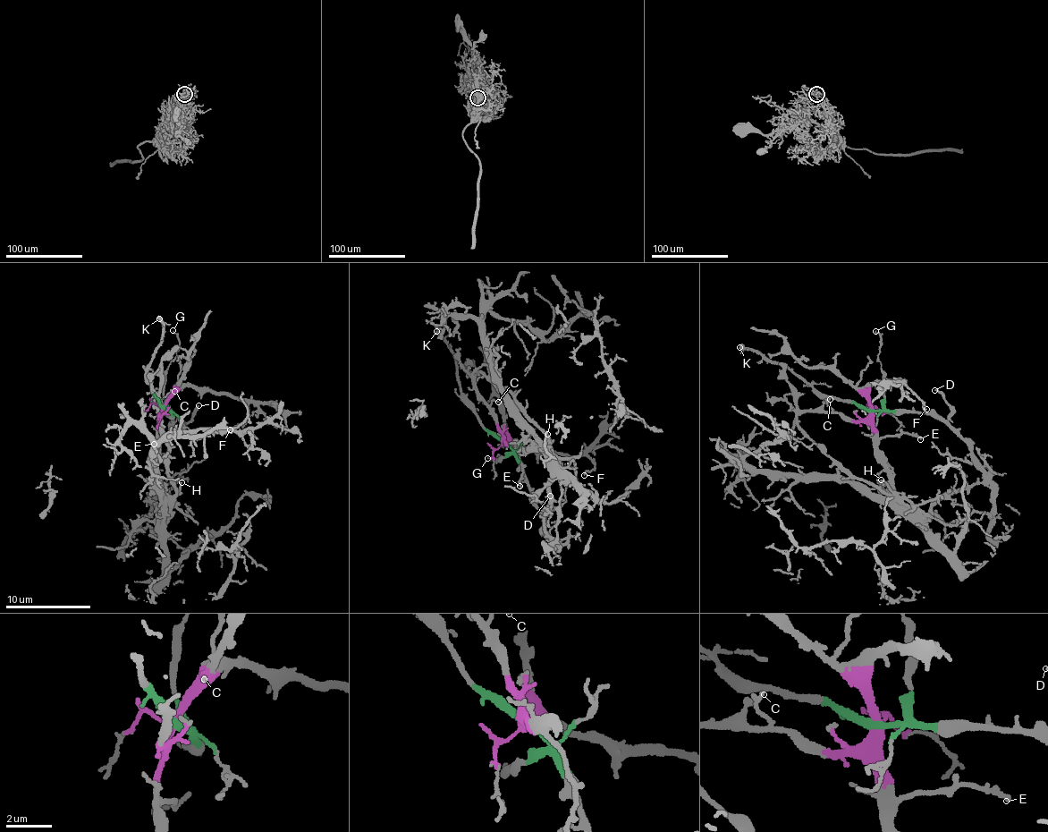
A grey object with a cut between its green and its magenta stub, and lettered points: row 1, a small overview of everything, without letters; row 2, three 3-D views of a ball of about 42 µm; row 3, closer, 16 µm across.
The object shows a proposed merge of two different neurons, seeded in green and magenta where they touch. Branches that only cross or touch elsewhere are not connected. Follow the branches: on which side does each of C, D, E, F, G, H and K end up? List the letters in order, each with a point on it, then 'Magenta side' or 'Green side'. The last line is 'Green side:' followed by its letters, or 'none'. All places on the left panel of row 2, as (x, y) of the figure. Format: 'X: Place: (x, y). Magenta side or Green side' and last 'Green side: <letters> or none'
C: Place: (174, 391). Magenta side
D: Place: (198, 405). Green side
E: Place: (154, 444). Magenta side
F: Place: (230, 429). Magenta side
G: Place: (173, 330). Green side
H: Place: (181, 482). Magenta side
K: Place: (159, 318). Green side
Green side: D, G, K

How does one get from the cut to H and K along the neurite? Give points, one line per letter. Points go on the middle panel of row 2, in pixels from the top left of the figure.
H: (504, 443), (516, 438), (525, 448), (550, 442), (547, 433)
K: (504, 443), (482, 425), (457, 371), (456, 357), (436, 330)

